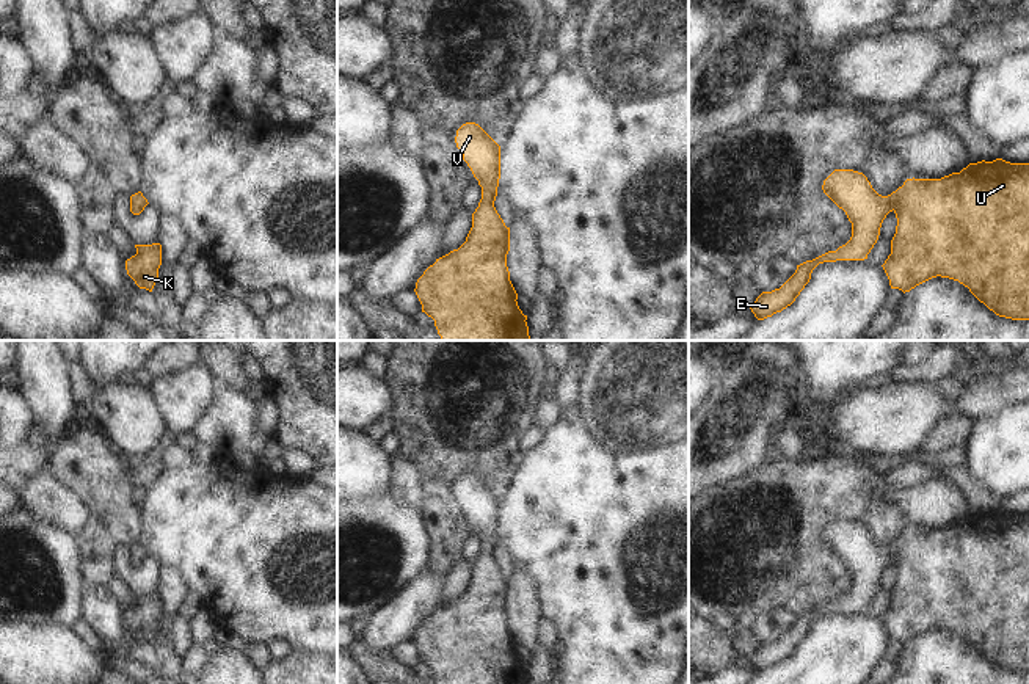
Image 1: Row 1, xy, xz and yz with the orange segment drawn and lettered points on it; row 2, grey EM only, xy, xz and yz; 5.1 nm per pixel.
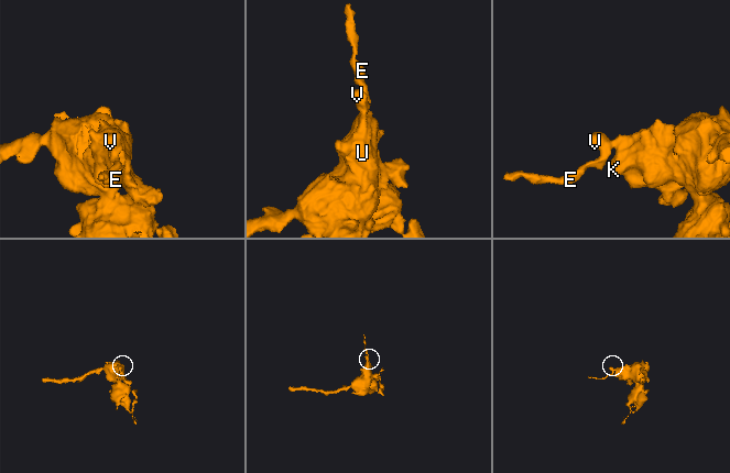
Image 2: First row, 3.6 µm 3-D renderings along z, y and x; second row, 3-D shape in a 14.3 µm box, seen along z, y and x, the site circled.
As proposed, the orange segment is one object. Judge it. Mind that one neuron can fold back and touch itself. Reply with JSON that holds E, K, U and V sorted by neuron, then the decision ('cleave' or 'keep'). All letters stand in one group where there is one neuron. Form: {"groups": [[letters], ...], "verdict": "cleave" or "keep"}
{"groups": [["E", "K", "U", "V"]], "verdict": "keep"}

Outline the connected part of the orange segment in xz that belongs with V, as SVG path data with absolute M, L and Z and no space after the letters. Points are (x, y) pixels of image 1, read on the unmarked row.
M475 474L456 482L456 499L482 538L482 551L472 565L466 593L436 610L416 634L422 664L435 671L438 684L529 684L527 667L518 657L518 645L510 632L507 606L510 579L494 558L500 530L500 497Z

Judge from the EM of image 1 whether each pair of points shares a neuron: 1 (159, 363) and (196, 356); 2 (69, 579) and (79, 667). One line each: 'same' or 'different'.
1: same
2: different

